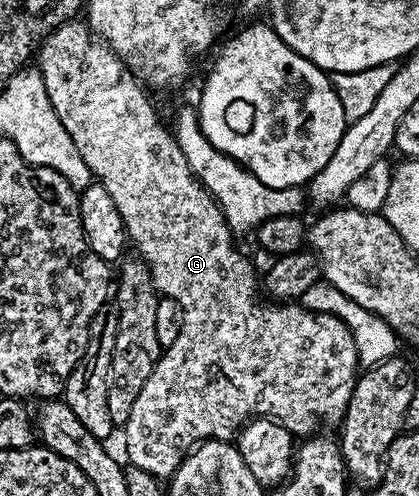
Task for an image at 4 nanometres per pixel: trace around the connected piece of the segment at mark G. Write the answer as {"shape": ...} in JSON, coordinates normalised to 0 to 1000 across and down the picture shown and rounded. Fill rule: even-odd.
{"shape":[[[174,40],[167,48],[138,46],[103,81],[84,105],[84,129],[93,139],[112,194],[122,198],[122,214],[131,230],[141,230],[141,246],[150,246],[150,262],[179,286],[179,302],[208,327],[208,341],[215,345],[220,361],[234,371],[243,371],[265,391],[265,401],[274,407],[284,431],[294,440],[298,472],[310,494],[327,498],[325,514],[344,524],[356,550],[365,563],[365,573],[377,591],[396,605],[415,605],[432,633],[432,663],[408,690],[408,698],[387,708],[375,726],[370,746],[360,746],[360,762],[341,770],[341,786],[332,802],[322,802],[322,819],[313,825],[313,843],[294,859],[298,871],[298,911],[308,917],[305,933],[332,948],[351,948],[351,956],[377,964],[411,962],[413,950],[442,925],[446,913],[463,899],[492,887],[532,887],[539,891],[558,885],[561,873],[597,843],[656,843],[661,853],[673,855],[687,871],[697,871],[702,881],[728,883],[759,869],[757,853],[776,847],[783,839],[797,839],[804,851],[821,849],[823,835],[833,827],[842,780],[852,776],[857,756],[857,728],[847,706],[847,681],[838,665],[828,665],[823,651],[809,641],[800,641],[778,629],[742,629],[735,621],[721,621],[709,609],[644,609],[628,601],[618,587],[618,548],[604,542],[604,532],[566,502],[561,470],[537,444],[535,423],[518,411],[518,401],[496,385],[492,373],[473,361],[458,335],[437,310],[427,294],[420,272],[411,264],[394,260],[375,226],[365,220],[365,210],[356,204],[356,194],[344,185],[339,163],[303,135],[296,121],[251,87],[241,75],[224,69],[210,46]]]}

